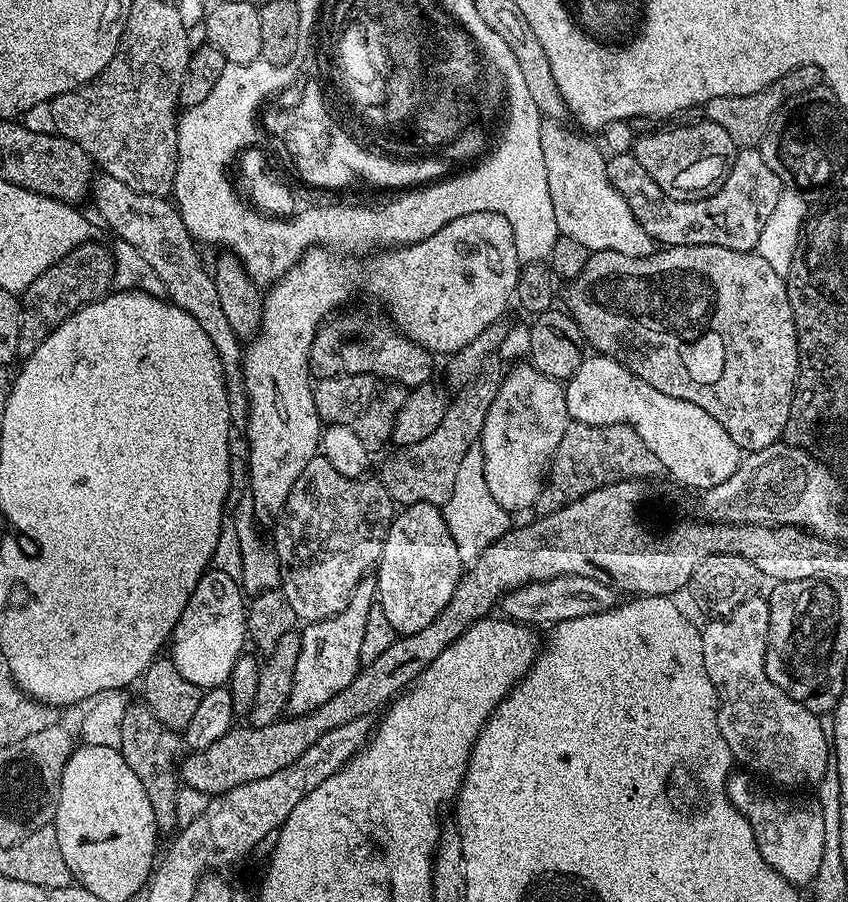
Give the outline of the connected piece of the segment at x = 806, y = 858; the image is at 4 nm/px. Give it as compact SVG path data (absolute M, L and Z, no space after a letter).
M736 770L728 777L728 797L730 802L746 818L746 822L750 822L750 826L754 830L756 845L766 863L774 870L778 870L778 874L782 874L782 878L786 878L792 884L797 886L811 885L818 873L818 866L821 865L822 846L825 841L822 810L815 799L799 800L796 797L799 795L796 794L771 796L770 793L764 792L763 786L765 787L751 771Z

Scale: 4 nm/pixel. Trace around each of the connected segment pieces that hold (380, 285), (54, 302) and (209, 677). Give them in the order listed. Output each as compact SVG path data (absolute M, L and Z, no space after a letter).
M493 212L454 218L422 242L392 246L367 260L365 290L388 307L391 323L403 335L433 354L461 352L486 326L501 319L513 303L522 267L510 222Z
M93 242L83 244L66 258L54 262L20 296L20 337L18 338L18 353L27 358L34 354L38 345L44 343L44 339L50 336L54 329L59 328L64 320L75 317L80 308L92 304L95 300L101 300L109 295L112 288L112 275L114 274L114 262L112 250L107 243Z
M205 572L170 637L170 658L178 666L178 674L202 690L227 685L234 662L245 651L244 644L246 648L246 596L241 585L227 574Z

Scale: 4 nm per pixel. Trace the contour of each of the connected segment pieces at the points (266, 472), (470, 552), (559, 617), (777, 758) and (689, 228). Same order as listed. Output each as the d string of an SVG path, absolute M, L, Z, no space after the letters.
M313 247L304 253L290 271L285 272L271 285L272 289L263 297L259 332L247 341L242 352L244 385L248 395L246 473L248 472L248 482L252 486L250 493L253 498L253 516L259 527L264 530L271 529L275 525L280 512L286 506L286 498L290 498L290 490L294 482L298 482L298 474L306 470L306 462L316 457L322 444L321 433L312 432L314 380L310 375L308 359L321 324L339 309L336 308L339 304L346 303L352 296L351 282L340 277L340 264L332 260L331 255L333 256L333 253L323 247Z
M473 446L466 450L454 477L454 490L450 490L450 498L442 506L442 511L446 526L450 526L450 538L454 538L454 546L458 546L458 558L464 566L473 564L493 542L513 527L513 517L498 506L498 502L494 502L486 486L486 466L480 447Z
M566 574L558 578L527 584L513 592L505 592L498 608L499 611L505 612L501 613L509 621L517 624L555 626L570 618L586 618L586 614L602 614L616 607L617 603L618 592L611 584L603 584L594 578L586 578L578 574Z
M757 594L749 598L746 602L742 602L742 606L738 606L738 610L734 610L730 615L723 618L712 618L709 621L708 625L703 625L700 628L702 662L706 662L706 674L710 674L710 682L714 682L714 690L720 703L718 726L720 727L722 738L726 738L726 746L730 746L733 761L737 765L759 774L765 781L773 780L774 783L781 784L784 787L781 789L784 790L800 790L796 788L804 788L807 784L816 786L823 775L826 774L828 767L830 767L830 736L829 733L824 731L821 717L817 713L806 710L806 706L802 706L794 698L786 695L781 688L774 686L774 682L770 682L770 678L766 672L766 650L768 649L768 631L770 630L770 606L768 605L767 599L763 595Z
M756 148L739 149L732 169L719 187L708 194L713 196L705 195L703 198L677 198L662 191L631 151L609 155L607 162L610 182L622 194L622 198L626 198L626 204L642 230L646 230L646 234L650 234L650 238L660 246L709 244L726 246L726 250L751 252L758 238L762 238L766 218L770 218L774 206L778 206L778 198L786 188L778 174L766 166L766 158L762 158Z

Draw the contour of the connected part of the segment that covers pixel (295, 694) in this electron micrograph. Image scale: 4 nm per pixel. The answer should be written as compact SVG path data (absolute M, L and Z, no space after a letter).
M375 575L365 576L354 590L346 610L337 616L319 620L313 624L305 623L300 632L298 666L294 666L294 686L290 686L287 711L293 716L310 714L318 710L324 702L330 702L338 690L346 690L350 682L361 670L362 637L373 604L377 603Z

